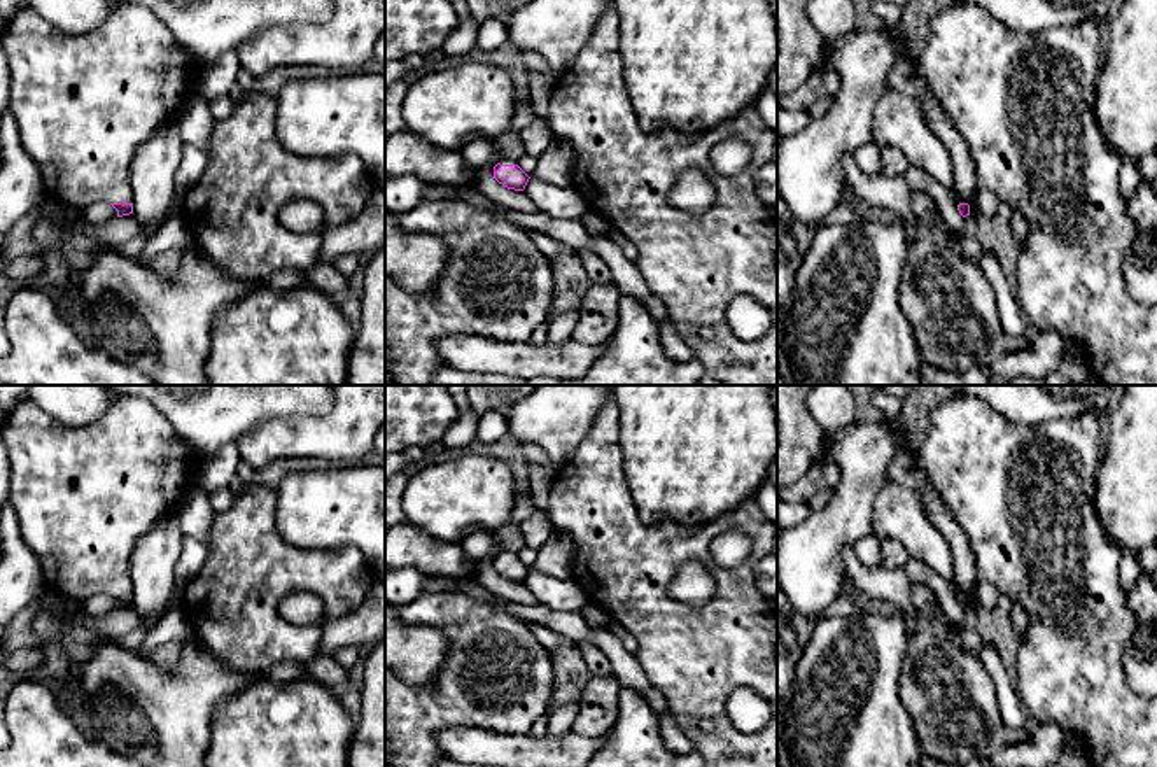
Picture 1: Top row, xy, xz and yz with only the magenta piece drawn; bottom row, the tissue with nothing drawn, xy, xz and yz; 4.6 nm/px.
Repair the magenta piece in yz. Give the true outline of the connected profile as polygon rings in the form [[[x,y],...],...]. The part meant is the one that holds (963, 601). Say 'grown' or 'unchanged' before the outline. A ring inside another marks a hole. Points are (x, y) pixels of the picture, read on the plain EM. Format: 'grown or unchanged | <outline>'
grown | [[[886,480],[873,504],[872,534],[879,541],[898,539],[910,559],[929,566],[954,587],[963,609],[970,608],[970,597],[954,581],[950,548],[928,518],[917,490]]]

